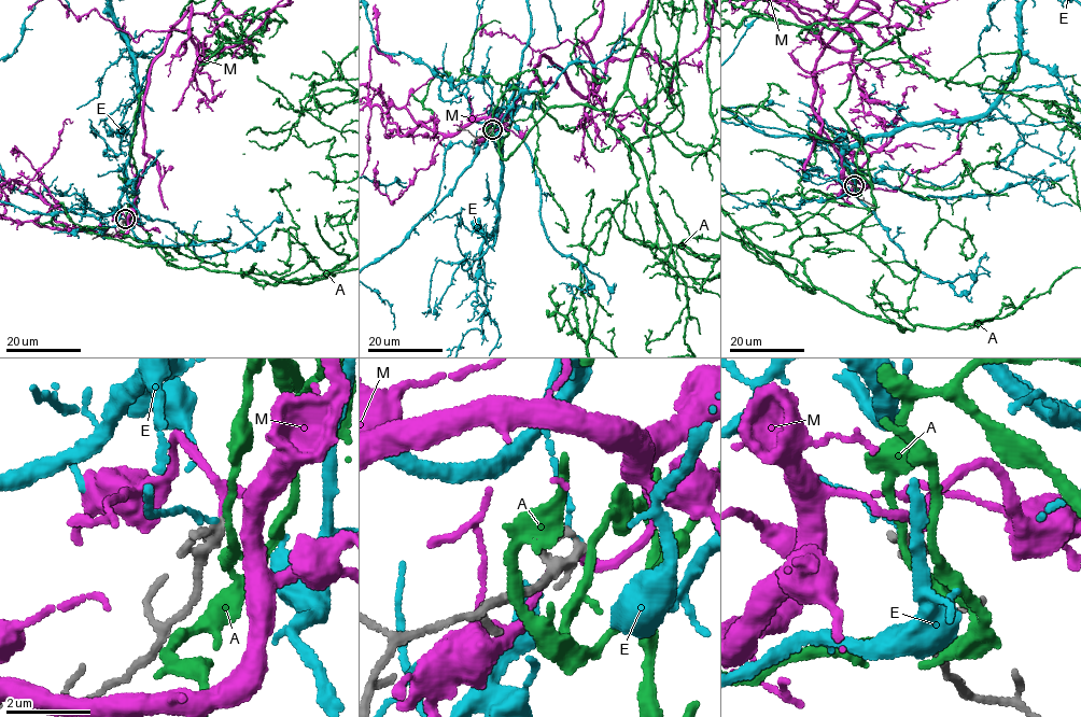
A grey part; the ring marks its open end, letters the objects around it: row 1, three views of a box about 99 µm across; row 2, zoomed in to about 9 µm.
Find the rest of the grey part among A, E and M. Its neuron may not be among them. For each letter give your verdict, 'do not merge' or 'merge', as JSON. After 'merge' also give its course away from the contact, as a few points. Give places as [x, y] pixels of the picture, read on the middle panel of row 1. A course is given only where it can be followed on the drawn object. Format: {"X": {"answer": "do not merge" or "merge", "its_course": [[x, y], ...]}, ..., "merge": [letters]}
{"A": {"answer": "do not merge"}, "E": {"answer": "do not merge"}, "M": {"answer": "merge", "its_course": [[492, 129], [543, 53], [584, 96], [608, 61], [673, 68], [701, 45]]}, "merge": ["M"]}

